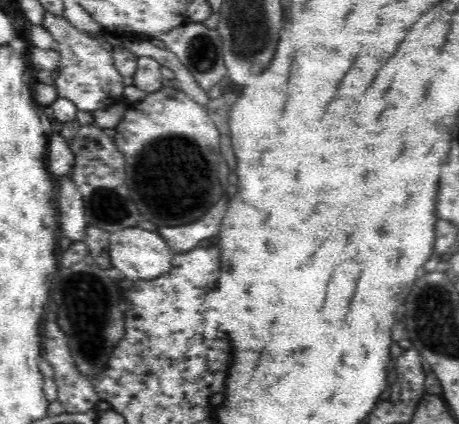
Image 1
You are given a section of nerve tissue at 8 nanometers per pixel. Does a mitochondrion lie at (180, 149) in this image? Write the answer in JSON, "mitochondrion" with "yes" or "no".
{"mitochondrion":"yes"}

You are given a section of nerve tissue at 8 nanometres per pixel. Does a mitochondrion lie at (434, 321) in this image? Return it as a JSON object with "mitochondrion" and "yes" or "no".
{"mitochondrion":"yes"}

